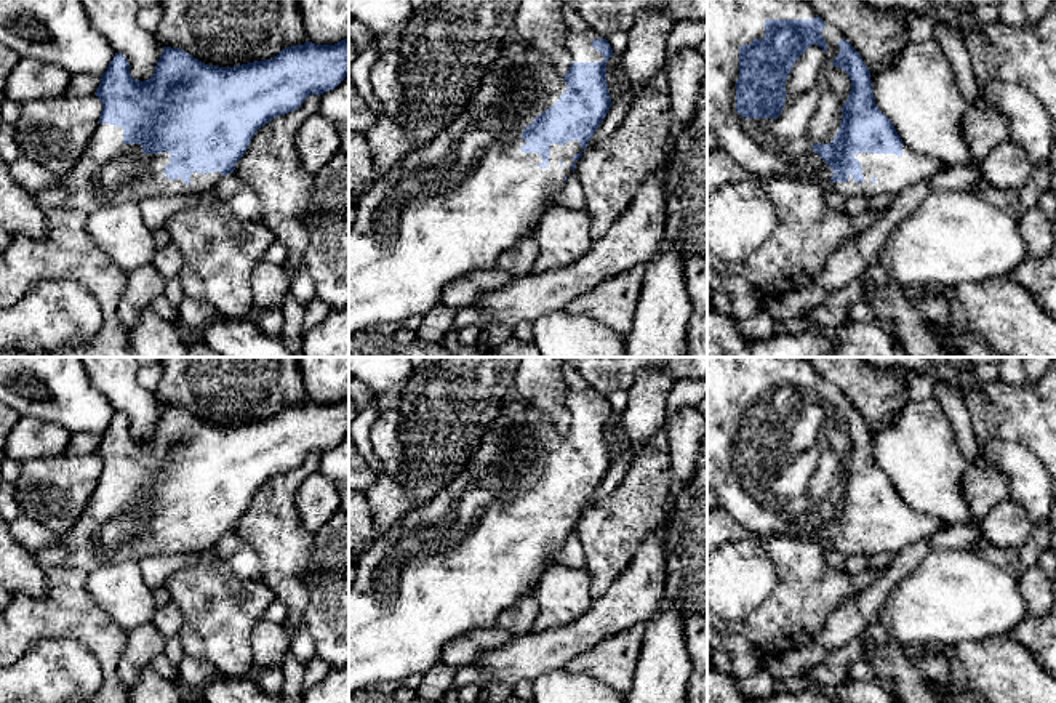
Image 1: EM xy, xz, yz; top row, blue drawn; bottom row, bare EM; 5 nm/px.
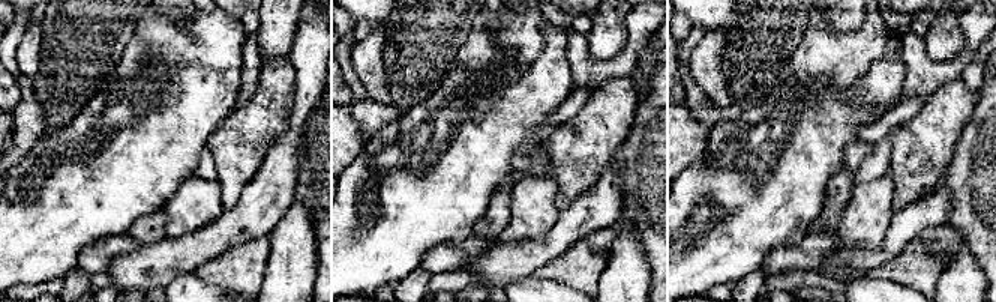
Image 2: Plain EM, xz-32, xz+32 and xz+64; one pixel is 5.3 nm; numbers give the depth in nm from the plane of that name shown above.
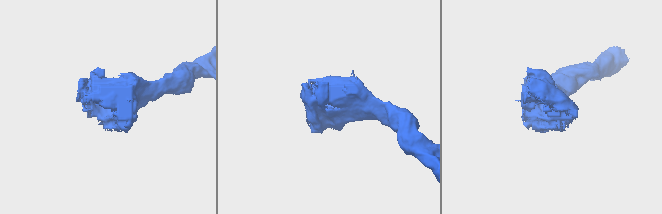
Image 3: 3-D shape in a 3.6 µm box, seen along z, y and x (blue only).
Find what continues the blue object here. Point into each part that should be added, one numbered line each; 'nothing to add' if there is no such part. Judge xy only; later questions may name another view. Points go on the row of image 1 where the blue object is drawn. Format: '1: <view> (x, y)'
1: xy (114, 173)

